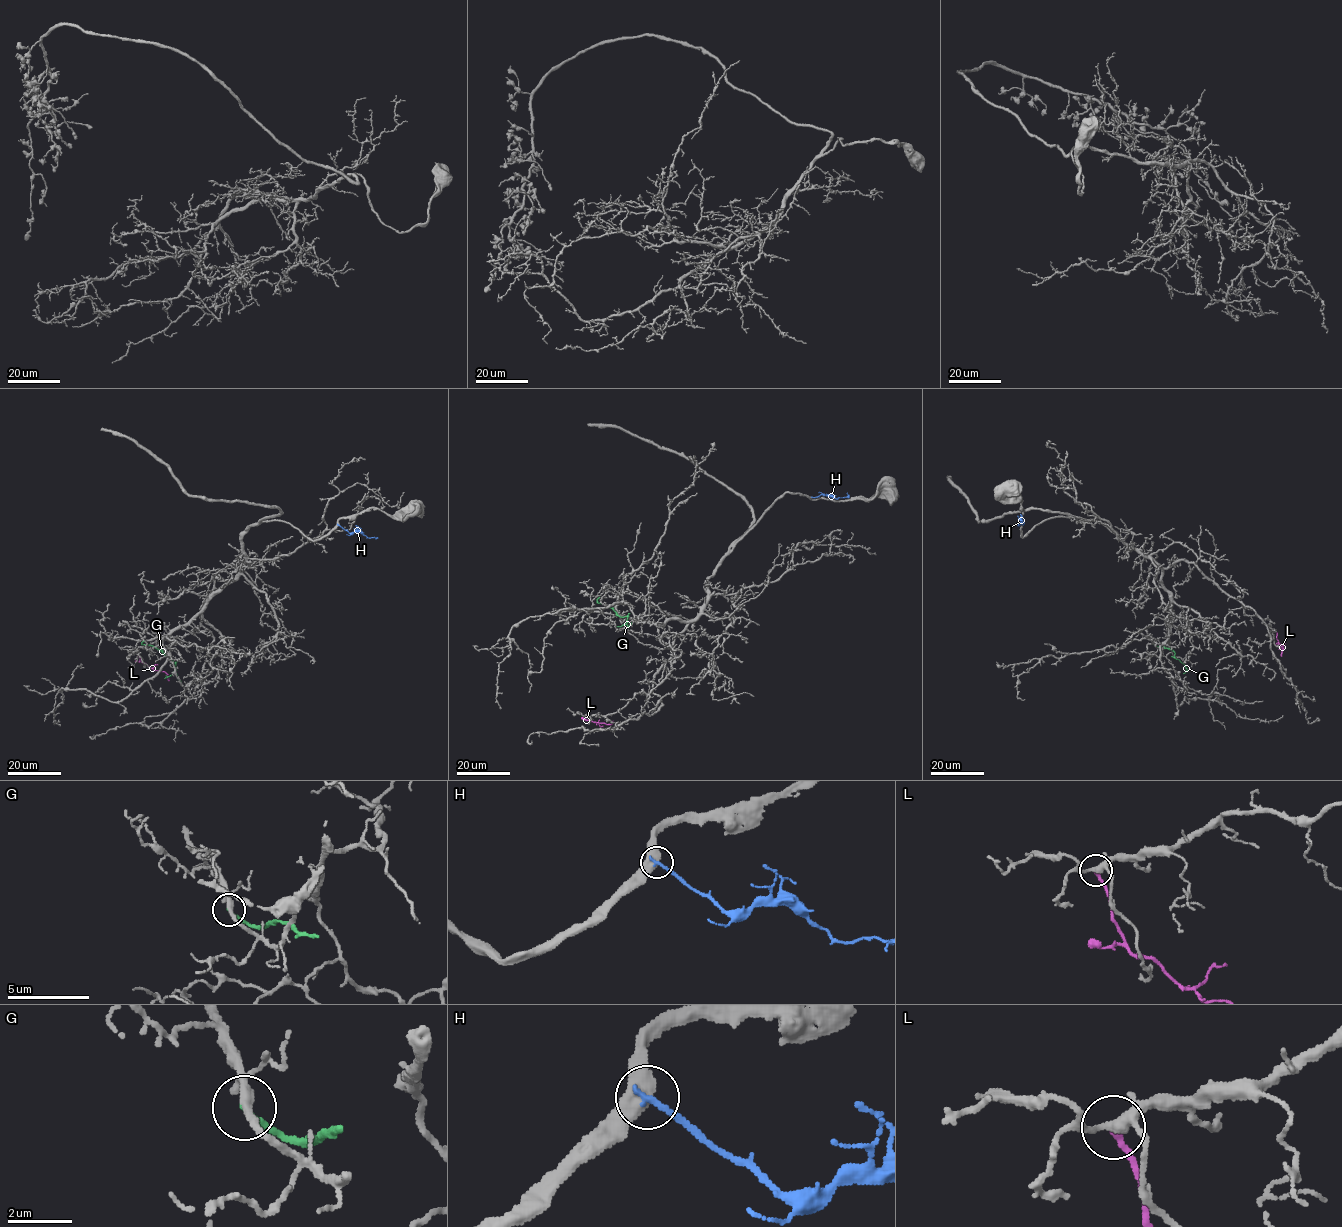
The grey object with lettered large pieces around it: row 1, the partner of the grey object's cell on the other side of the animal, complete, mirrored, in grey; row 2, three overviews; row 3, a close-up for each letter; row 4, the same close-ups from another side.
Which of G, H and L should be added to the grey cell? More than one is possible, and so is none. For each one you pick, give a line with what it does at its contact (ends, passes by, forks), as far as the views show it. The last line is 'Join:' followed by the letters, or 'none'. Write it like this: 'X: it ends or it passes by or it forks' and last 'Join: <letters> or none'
L: it ends
Join: L

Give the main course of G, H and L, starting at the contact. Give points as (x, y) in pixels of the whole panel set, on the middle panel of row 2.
G: (599, 597), (597, 602), (621, 617), (627, 617), (626, 624), (628, 626), (631, 622)
H: (811, 497), (821, 494), (838, 499), (846, 497), (847, 493)
L: (583, 719), (610, 724), (613, 721)

